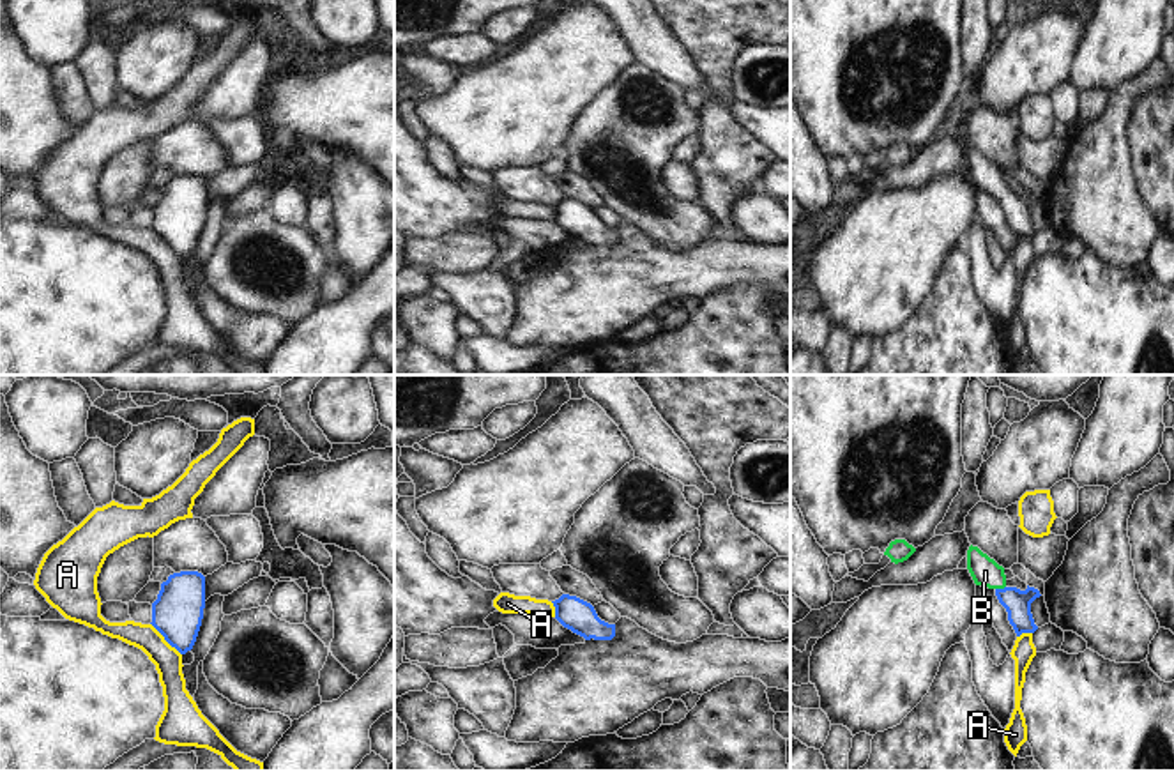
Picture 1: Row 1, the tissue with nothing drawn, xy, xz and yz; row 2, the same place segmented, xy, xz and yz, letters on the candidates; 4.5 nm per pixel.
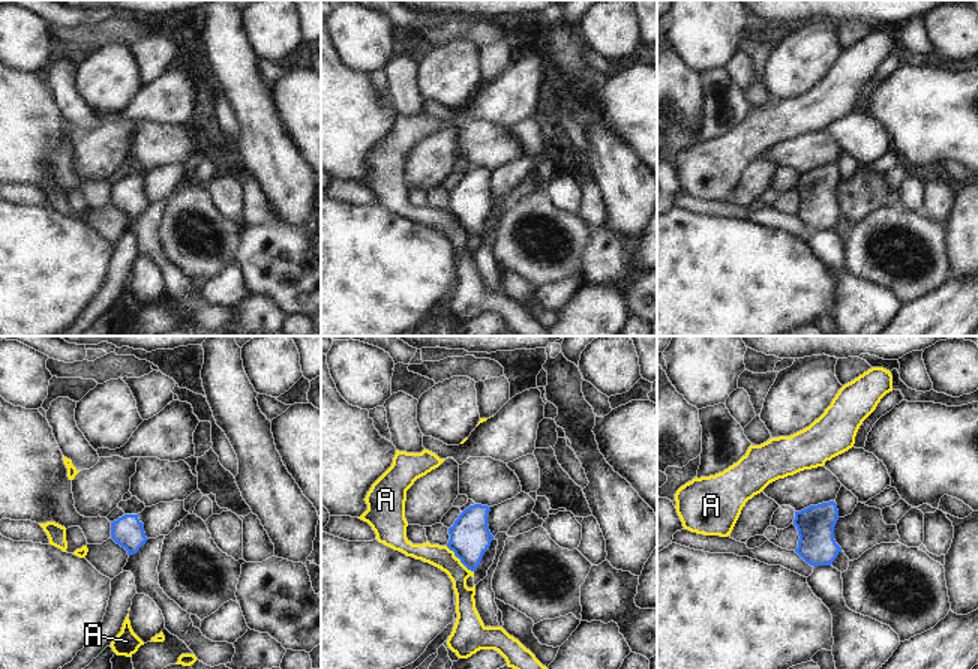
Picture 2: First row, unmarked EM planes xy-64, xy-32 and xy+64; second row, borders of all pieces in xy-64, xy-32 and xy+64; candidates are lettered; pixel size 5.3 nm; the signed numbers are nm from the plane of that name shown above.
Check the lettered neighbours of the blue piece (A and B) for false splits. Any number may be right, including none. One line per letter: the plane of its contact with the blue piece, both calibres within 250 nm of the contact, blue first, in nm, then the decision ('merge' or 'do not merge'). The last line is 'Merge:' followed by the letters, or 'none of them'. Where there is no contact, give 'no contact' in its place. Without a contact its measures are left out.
A: xy | 240/130 nm | do not merge
B: yz | 120/140 nm | merge
Merge: B

